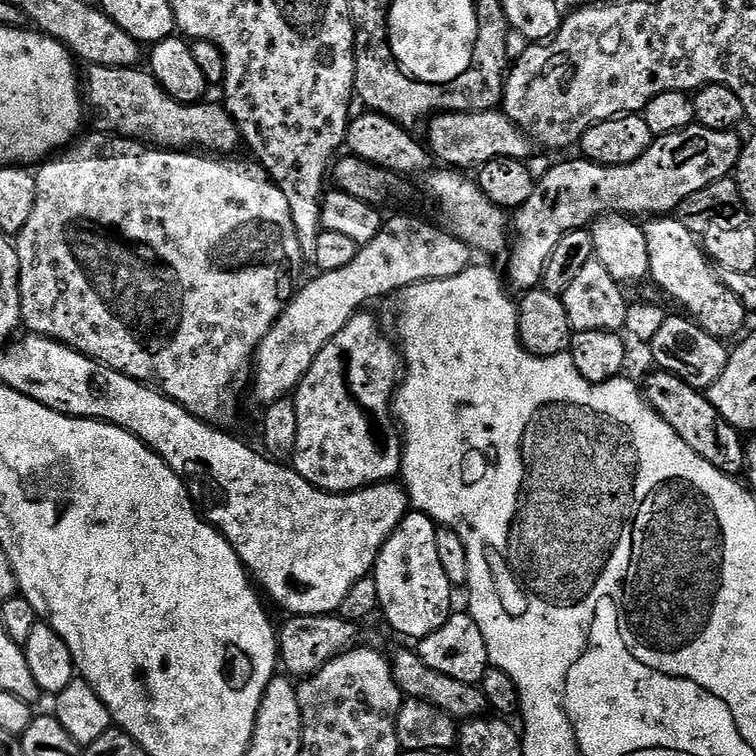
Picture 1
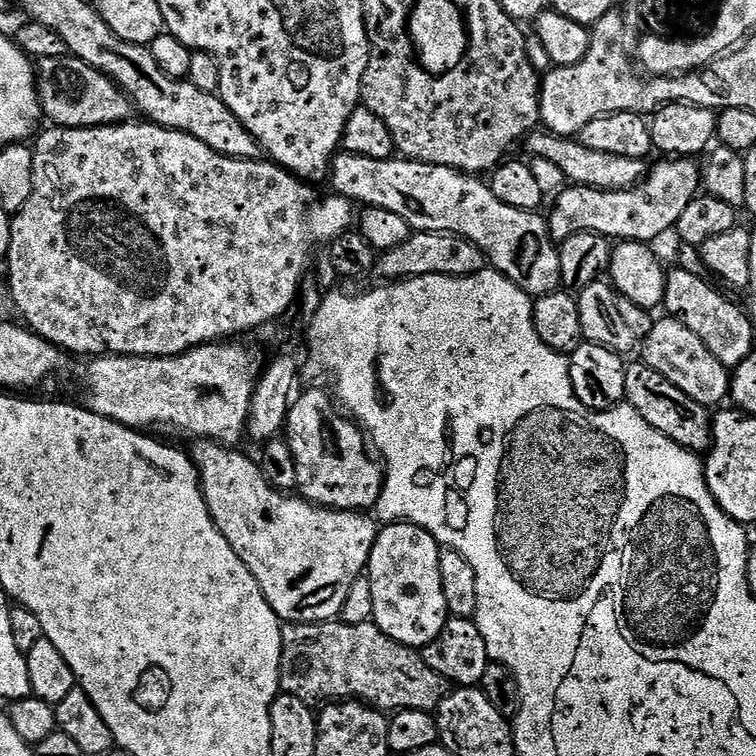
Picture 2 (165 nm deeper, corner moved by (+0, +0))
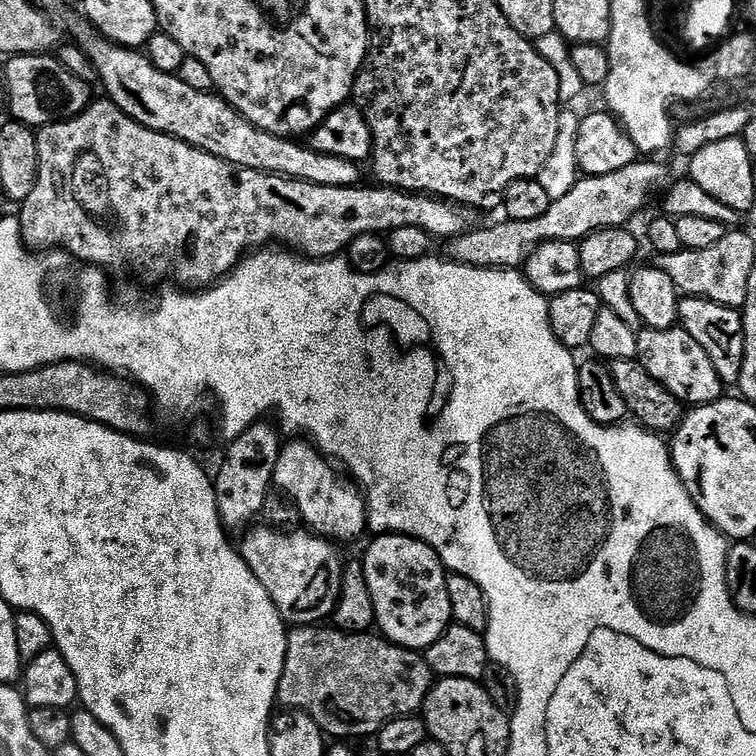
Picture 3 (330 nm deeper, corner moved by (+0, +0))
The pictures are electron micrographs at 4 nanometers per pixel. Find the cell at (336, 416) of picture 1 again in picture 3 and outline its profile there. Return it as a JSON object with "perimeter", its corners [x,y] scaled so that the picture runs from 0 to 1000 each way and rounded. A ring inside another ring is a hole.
{"perimeter":[[[397,579],[382,582],[386,583],[382,587],[380,583],[370,595],[364,644],[390,667],[398,689],[417,708],[427,709],[435,717],[474,713],[487,698],[487,669],[480,649],[464,634],[454,628],[450,631],[438,619],[440,615],[411,586]]]}

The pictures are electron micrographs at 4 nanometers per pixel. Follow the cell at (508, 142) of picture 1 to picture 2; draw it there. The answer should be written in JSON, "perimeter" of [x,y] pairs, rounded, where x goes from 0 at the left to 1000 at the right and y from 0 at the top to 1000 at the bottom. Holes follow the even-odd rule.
{"perimeter":[[[705,172],[696,181],[696,192],[702,205],[730,214],[746,231],[753,245],[769,249],[794,249],[798,254],[816,254],[824,249],[840,249],[854,231],[852,212],[828,209],[817,204],[800,204],[798,198],[780,198],[780,193],[767,189],[766,184],[750,185],[750,179],[730,172]]]}

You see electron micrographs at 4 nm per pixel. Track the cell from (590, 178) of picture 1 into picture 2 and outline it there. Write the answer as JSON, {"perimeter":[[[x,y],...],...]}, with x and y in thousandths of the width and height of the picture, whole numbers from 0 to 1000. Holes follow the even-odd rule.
{"perimeter":[[[878,209],[874,217],[861,218],[860,226],[840,249],[824,249],[816,254],[798,254],[794,249],[769,249],[766,246],[751,246],[745,250],[730,266],[730,282],[724,282],[725,307],[730,316],[745,320],[751,312],[761,307],[790,307],[794,312],[802,312],[811,319],[844,317],[848,320],[864,320],[872,312],[888,308],[893,303],[897,288],[907,272],[927,253],[929,222],[915,209]]]}

